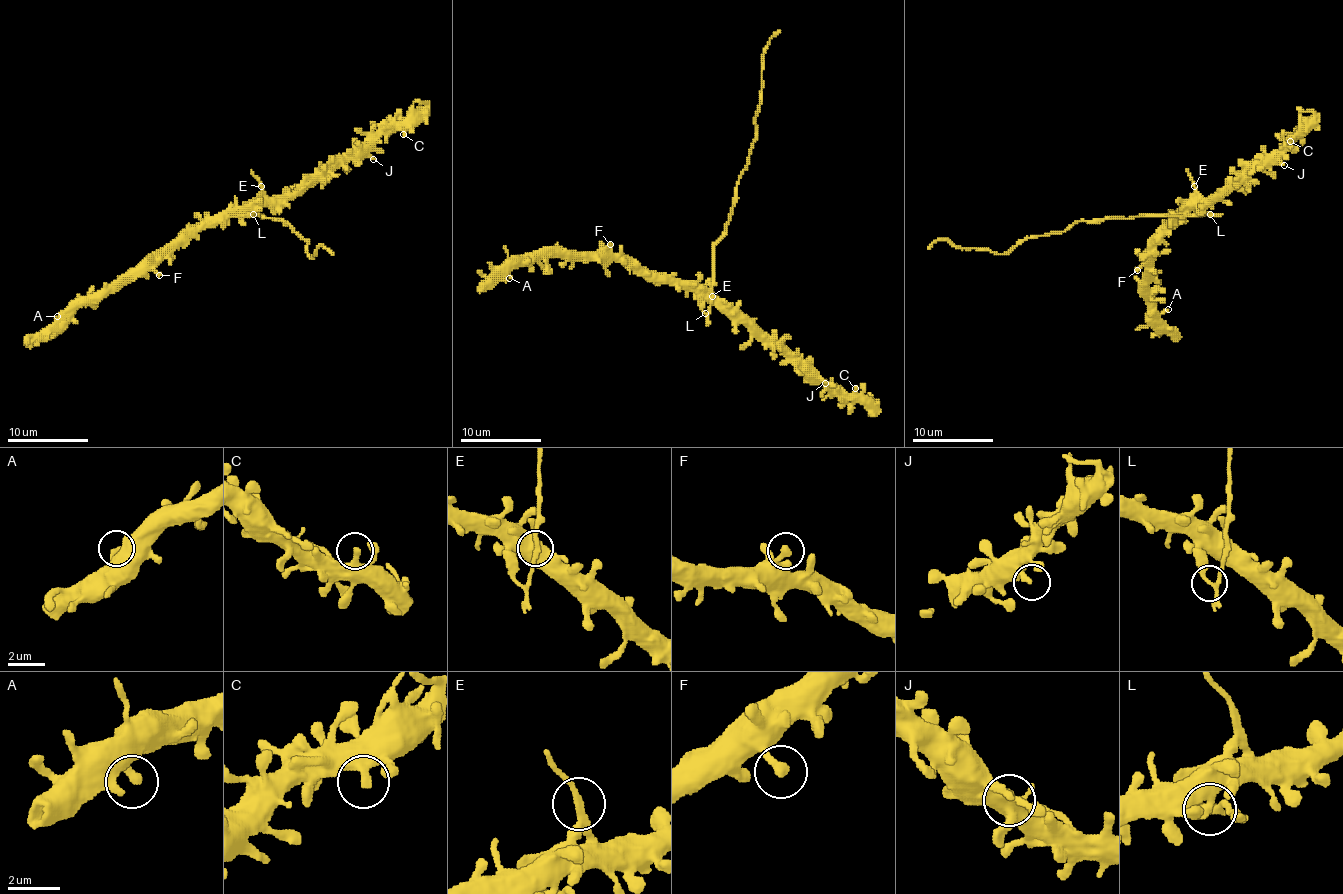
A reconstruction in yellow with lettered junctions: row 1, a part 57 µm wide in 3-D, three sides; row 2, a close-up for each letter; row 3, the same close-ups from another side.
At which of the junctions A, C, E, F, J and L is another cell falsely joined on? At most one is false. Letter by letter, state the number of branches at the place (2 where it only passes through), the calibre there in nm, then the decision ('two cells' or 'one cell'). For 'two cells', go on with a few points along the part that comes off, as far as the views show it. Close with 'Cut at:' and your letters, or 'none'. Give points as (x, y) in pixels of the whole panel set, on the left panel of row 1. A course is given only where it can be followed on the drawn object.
A: 1 branches meet; 360 nm thick; one cell
C: 1 branches meet; 280 nm thick; one cell
E: 3 branches meet; 200 nm thick; one cell
F: 1 branches meet; 380 nm thick; one cell
J: 1 branches meet; 320 nm thick; one cell
L: 3 branches meet; 200 nm thick; two cells; foreign part runs (253, 214), (257, 212), (262, 218), (288, 224), (307, 242), (312, 258), (319, 246), (325, 246), (333, 255)
Cut at: L

